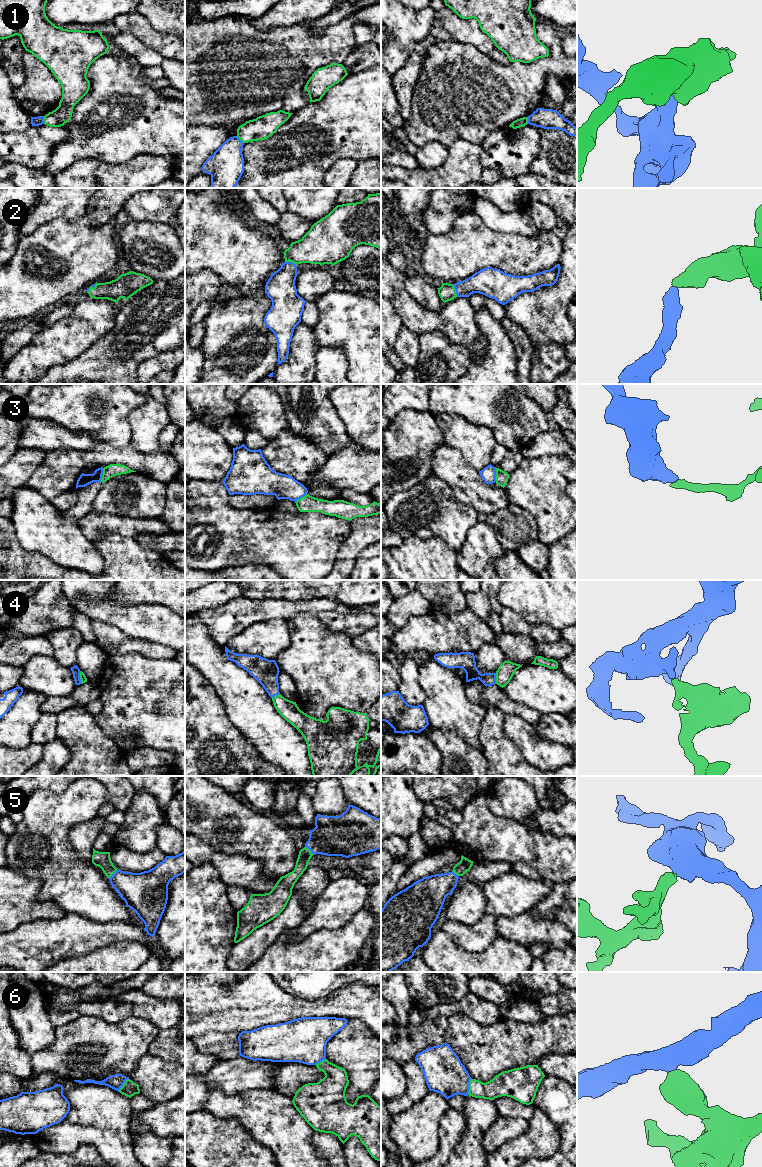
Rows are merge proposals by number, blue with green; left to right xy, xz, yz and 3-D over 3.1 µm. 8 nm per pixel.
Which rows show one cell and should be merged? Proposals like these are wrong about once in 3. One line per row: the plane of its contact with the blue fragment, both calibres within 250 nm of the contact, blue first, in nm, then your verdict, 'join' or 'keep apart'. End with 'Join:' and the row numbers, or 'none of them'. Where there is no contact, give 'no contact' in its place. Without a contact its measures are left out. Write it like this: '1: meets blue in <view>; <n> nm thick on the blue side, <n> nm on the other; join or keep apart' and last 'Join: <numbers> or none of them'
1: meets blue in xy; 80 nm thick on the blue side, 150 nm on the other; keep apart
2: meets blue in yz; 200 nm thick on the blue side, 130 nm on the other; join
3: meets blue in xy; 100 nm thick on the blue side, 100 nm on the other; keep apart
4: meets blue in xy; 70 nm thick on the blue side, 50 nm on the other; keep apart
5: meets blue in xz; 320 nm thick on the blue side, 100 nm on the other; join
6: meets blue in yz; 320 nm thick on the blue side, 170 nm on the other; keep apart
Join: 2, 5

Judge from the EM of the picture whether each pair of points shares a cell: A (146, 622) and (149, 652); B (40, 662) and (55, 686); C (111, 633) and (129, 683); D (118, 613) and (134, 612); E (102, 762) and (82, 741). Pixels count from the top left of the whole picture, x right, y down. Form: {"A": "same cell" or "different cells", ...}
{"A": "different cells", "B": "same cell", "C": "different cells", "D": "same cell", "E": "same cell"}

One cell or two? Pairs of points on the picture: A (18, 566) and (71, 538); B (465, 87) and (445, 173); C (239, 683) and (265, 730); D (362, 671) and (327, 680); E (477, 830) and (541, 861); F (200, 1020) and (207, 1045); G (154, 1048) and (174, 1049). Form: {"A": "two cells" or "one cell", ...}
{"A": "two cells", "B": "two cells", "C": "one cell", "D": "one cell", "E": "one cell", "F": "two cells", "G": "one cell"}

